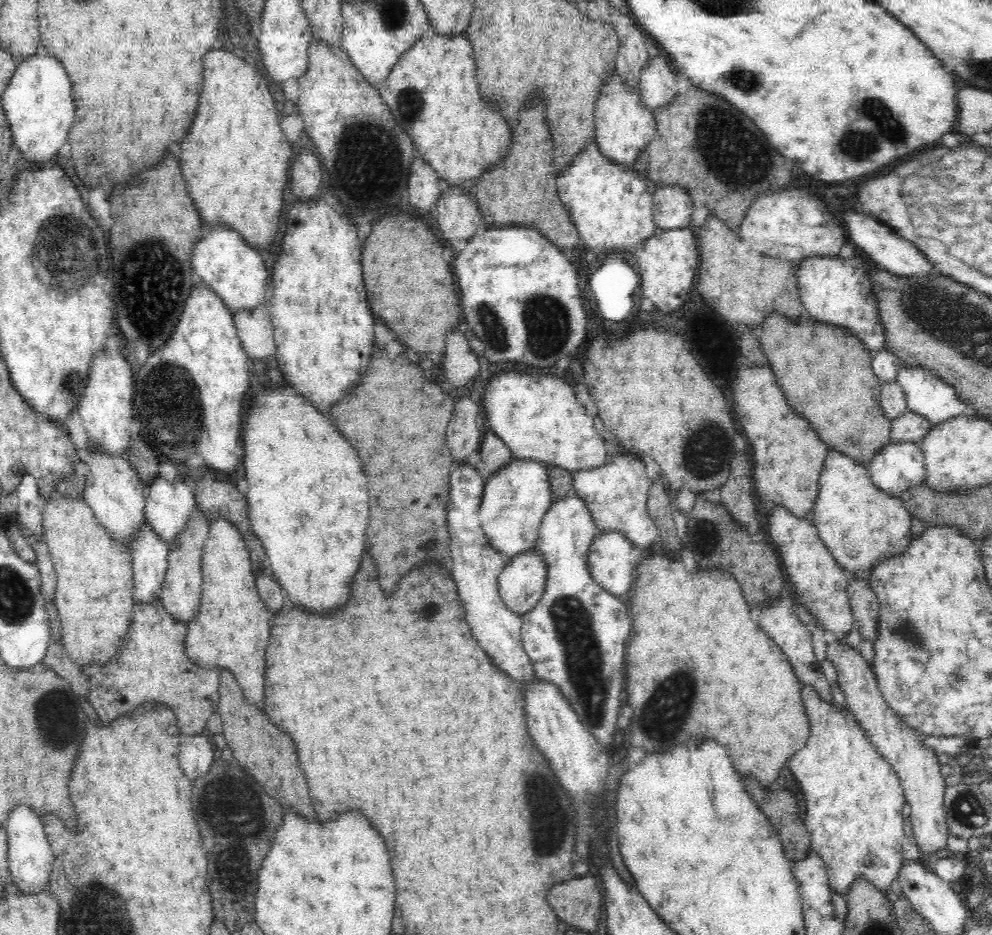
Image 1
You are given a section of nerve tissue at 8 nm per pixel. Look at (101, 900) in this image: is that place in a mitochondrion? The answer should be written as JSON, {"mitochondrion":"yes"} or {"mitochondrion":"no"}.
{"mitochondrion":"yes"}

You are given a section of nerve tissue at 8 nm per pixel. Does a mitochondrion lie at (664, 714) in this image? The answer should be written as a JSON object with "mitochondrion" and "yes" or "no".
{"mitochondrion":"yes"}

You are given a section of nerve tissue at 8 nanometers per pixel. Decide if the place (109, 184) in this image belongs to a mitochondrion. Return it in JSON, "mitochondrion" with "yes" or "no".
{"mitochondrion":"no"}

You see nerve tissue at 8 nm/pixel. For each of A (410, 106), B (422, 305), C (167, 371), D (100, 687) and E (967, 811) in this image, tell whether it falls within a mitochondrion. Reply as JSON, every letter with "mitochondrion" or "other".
{"A":"mitochondrion","B":"other","C":"mitochondrion","D":"other","E":"mitochondrion"}

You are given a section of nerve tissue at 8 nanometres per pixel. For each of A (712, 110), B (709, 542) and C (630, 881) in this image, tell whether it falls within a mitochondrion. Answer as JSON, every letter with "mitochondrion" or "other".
{"A":"mitochondrion","B":"mitochondrion","C":"other"}

